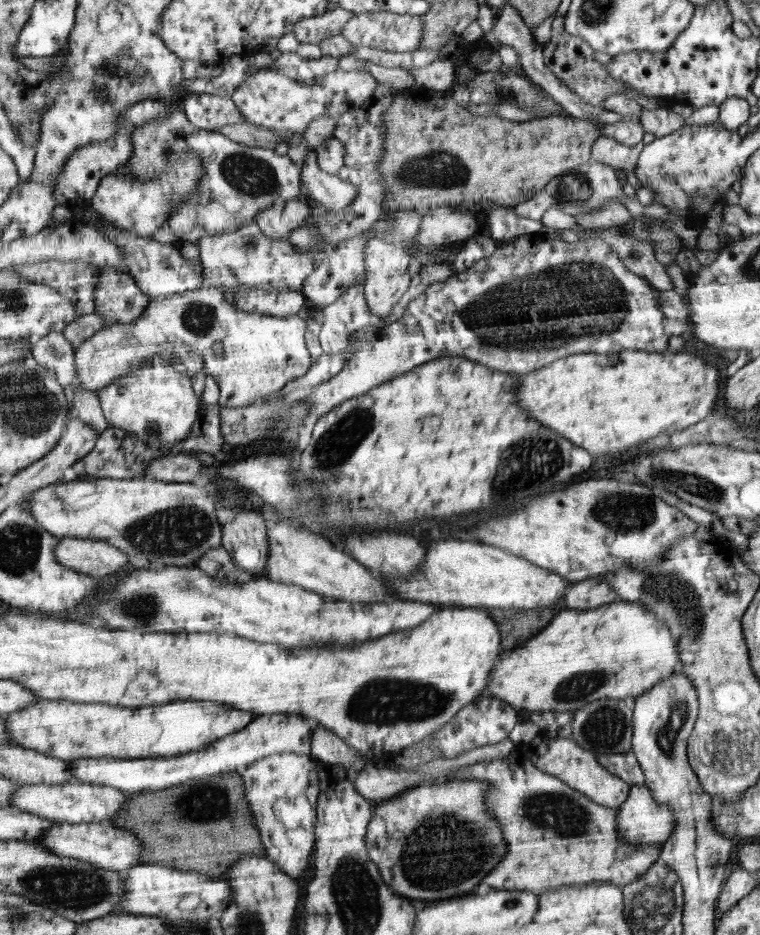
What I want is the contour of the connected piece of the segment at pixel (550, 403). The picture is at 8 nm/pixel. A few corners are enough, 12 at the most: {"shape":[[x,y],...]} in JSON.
{"shape":[[694,354],[570,355],[517,378],[529,418],[590,454],[714,414]]}

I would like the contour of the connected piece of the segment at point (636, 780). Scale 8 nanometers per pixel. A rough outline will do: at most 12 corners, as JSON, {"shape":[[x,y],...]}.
{"shape":[[633,752],[596,757],[630,785],[645,784],[645,774]]}

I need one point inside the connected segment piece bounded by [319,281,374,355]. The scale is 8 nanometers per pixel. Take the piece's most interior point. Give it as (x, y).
(349, 312)

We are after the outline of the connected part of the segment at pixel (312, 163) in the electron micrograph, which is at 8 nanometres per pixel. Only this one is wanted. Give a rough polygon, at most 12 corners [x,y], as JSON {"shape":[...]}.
{"shape":[[308,150],[302,189],[316,203],[339,211],[356,197],[356,187],[318,165]]}

